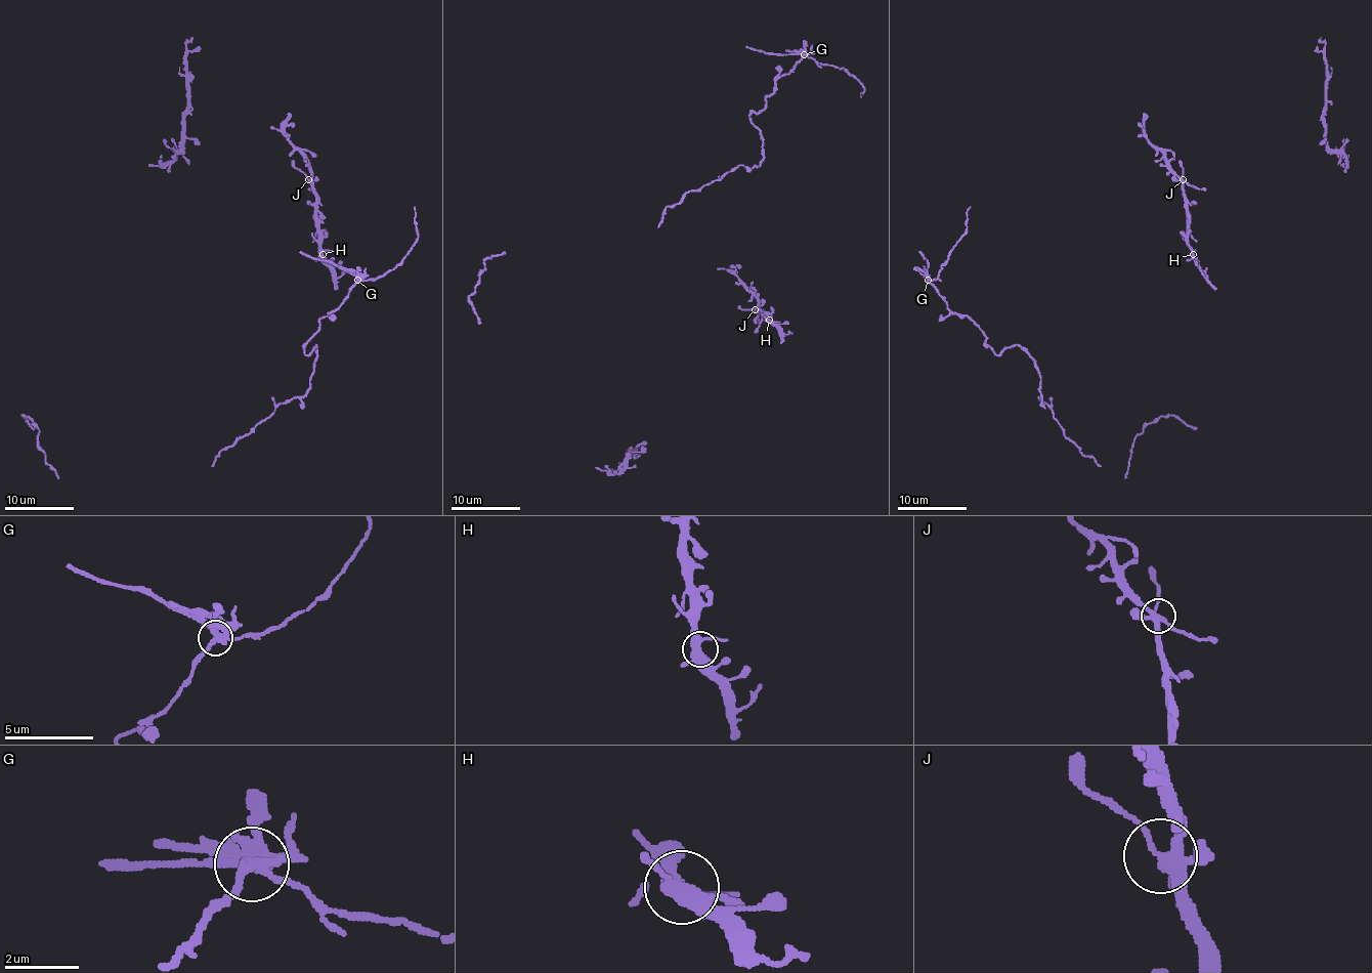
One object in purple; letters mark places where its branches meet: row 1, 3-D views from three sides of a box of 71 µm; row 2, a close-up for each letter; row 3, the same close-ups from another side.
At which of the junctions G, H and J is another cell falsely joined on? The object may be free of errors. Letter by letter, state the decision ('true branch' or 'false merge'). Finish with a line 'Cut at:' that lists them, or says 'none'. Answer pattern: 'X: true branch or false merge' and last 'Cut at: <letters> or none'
G: false merge
H: true branch
J: true branch
Cut at: G

